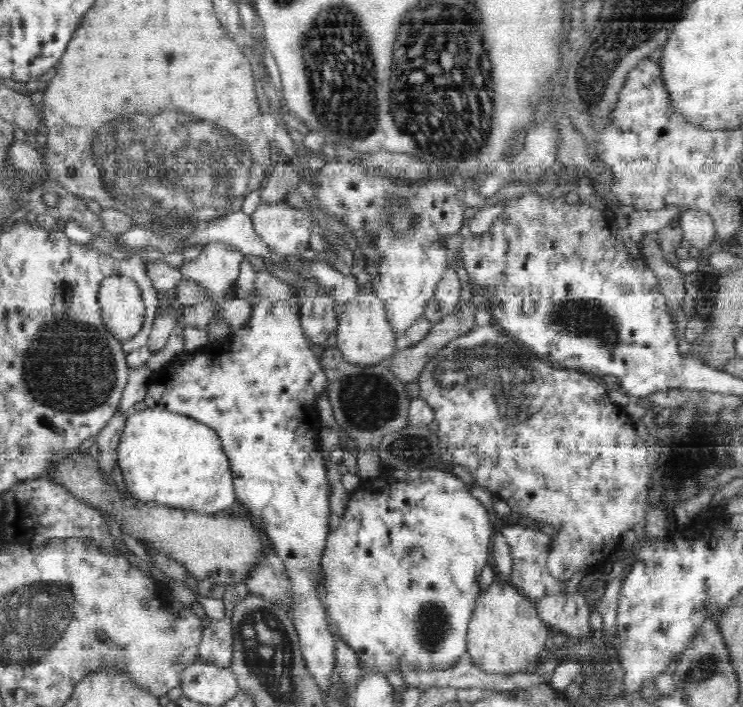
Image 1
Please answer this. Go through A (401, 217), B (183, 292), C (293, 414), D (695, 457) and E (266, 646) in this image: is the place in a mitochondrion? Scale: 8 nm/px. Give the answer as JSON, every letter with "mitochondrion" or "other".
{"A":"mitochondrion","B":"other","C":"other","D":"mitochondrion","E":"mitochondrion"}

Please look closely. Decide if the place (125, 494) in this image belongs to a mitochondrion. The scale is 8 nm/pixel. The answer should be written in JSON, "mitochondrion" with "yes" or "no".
{"mitochondrion":"no"}

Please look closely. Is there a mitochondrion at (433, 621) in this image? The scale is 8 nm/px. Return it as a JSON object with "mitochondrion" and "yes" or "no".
{"mitochondrion":"yes"}

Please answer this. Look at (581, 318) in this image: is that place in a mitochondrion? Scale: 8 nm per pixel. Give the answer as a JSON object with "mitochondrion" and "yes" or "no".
{"mitochondrion":"yes"}

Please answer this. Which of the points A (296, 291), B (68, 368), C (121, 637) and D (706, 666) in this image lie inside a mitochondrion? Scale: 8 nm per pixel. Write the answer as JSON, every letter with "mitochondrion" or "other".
{"A":"other","B":"mitochondrion","C":"other","D":"mitochondrion"}

